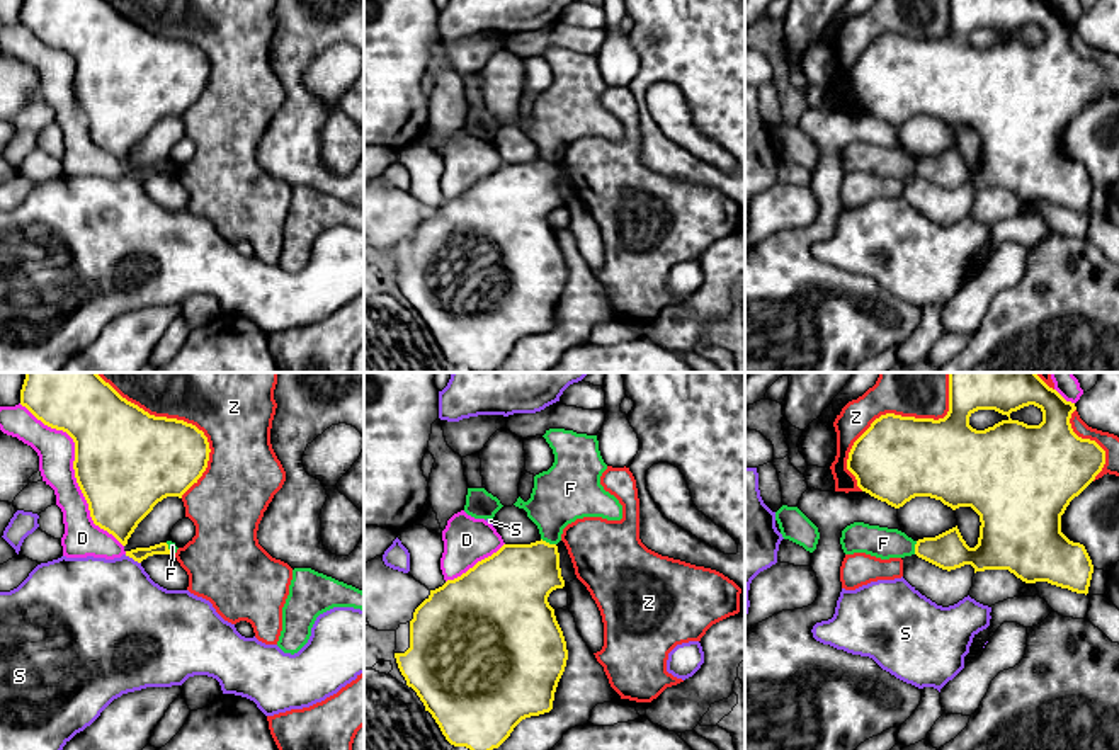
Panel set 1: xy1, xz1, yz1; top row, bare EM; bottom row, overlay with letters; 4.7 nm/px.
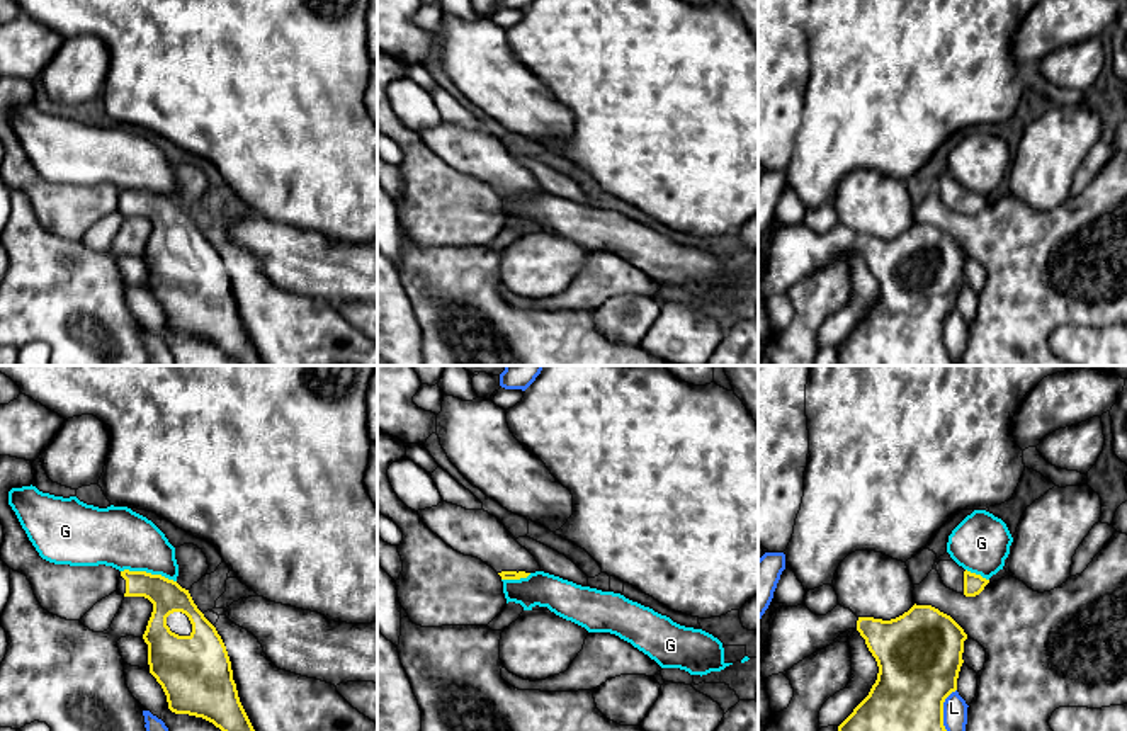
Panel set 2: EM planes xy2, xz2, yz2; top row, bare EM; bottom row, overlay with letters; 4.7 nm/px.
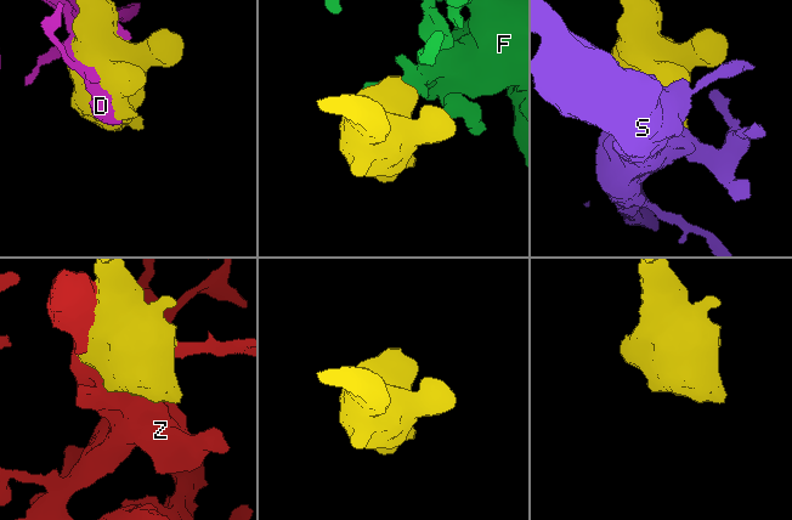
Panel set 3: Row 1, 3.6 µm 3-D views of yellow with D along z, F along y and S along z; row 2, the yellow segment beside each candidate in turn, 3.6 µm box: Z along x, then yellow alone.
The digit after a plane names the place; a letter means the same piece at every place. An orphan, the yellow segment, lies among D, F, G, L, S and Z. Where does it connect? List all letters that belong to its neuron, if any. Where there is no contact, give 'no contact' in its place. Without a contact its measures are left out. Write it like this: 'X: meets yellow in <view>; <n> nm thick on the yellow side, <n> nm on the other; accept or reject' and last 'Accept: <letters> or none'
D: meets yellow in xy1; 480 nm thick on the yellow side, 180 nm on the other; reject
F: meets yellow in xz1; 340 nm thick on the yellow side, 280 nm on the other; reject
G: meets yellow in xy2; 160 nm thick on the yellow side, 280 nm on the other; reject
L: meets yellow in yz2; 480 nm thick on the yellow side, 110 nm on the other; reject
S: meets yellow in xy1; 70 nm thick on the yellow side, 440 nm on the other; reject
Z: meets yellow in yz1; 400 nm thick on the yellow side, 180 nm on the other; reject
Accept: none

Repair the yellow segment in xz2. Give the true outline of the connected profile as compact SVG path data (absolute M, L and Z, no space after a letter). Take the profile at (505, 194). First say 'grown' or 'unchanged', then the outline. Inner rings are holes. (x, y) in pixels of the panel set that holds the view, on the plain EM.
grown; M442 119L437 126L418 129L418 134L447 165L464 175L481 178L501 199L520 199L541 190L535 177L484 129L466 129Z

